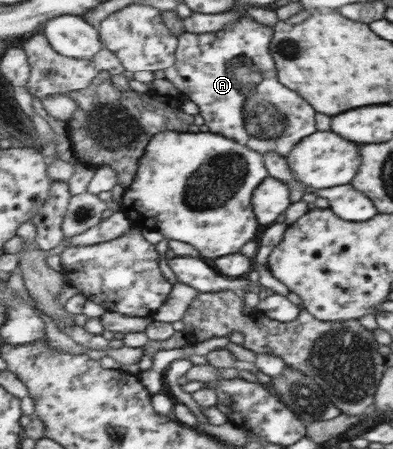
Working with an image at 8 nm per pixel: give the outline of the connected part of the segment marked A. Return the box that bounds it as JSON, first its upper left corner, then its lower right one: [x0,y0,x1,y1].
[164,16,318,158]

